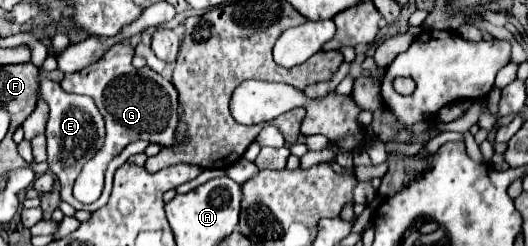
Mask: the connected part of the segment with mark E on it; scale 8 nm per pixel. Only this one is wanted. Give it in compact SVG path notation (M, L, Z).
M40 79L40 91L38 91L46 103L50 105L50 119L48 119L48 125L46 125L46 139L48 139L48 165L50 165L50 171L58 177L62 189L60 189L60 195L62 195L62 201L68 201L70 205L74 205L76 209L88 209L88 211L96 211L100 207L106 205L108 197L110 197L110 191L112 191L112 177L114 177L114 171L116 167L120 167L122 163L128 161L128 157L136 155L136 153L142 153L146 147L148 147L148 141L134 141L134 143L128 143L122 153L110 163L110 167L106 169L106 187L100 195L98 201L90 203L90 205L84 205L80 203L74 195L72 195L72 185L76 181L76 175L80 173L80 169L84 167L84 163L94 157L94 153L102 147L102 141L104 141L104 121L102 121L102 115L98 111L98 107L94 105L94 101L90 101L90 97L86 95L72 95L72 93L66 93L60 83L54 83L50 79Z

